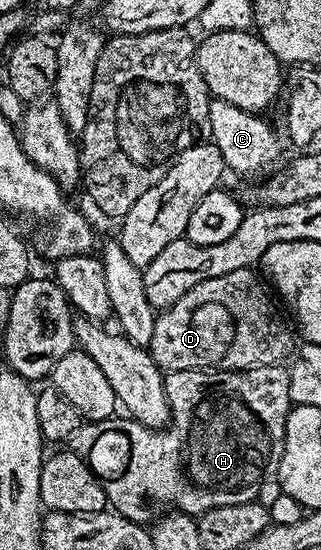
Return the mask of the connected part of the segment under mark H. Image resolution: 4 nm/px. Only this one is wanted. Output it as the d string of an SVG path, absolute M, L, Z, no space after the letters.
M284 365L275 367L255 367L245 371L217 371L215 369L201 369L198 371L170 371L165 374L164 388L166 389L168 403L171 405L172 417L166 429L153 429L143 427L138 420L134 419L134 457L124 473L104 475L100 484L104 486L104 492L108 498L107 506L115 514L126 517L130 521L141 525L148 525L157 518L156 503L164 509L175 509L177 512L199 517L206 514L210 509L219 507L237 507L243 503L251 503L257 498L256 495L268 483L268 478L275 476L280 469L282 453L284 452L284 438L286 437L286 421L288 412L294 404L290 399L290 375L289 368Z

